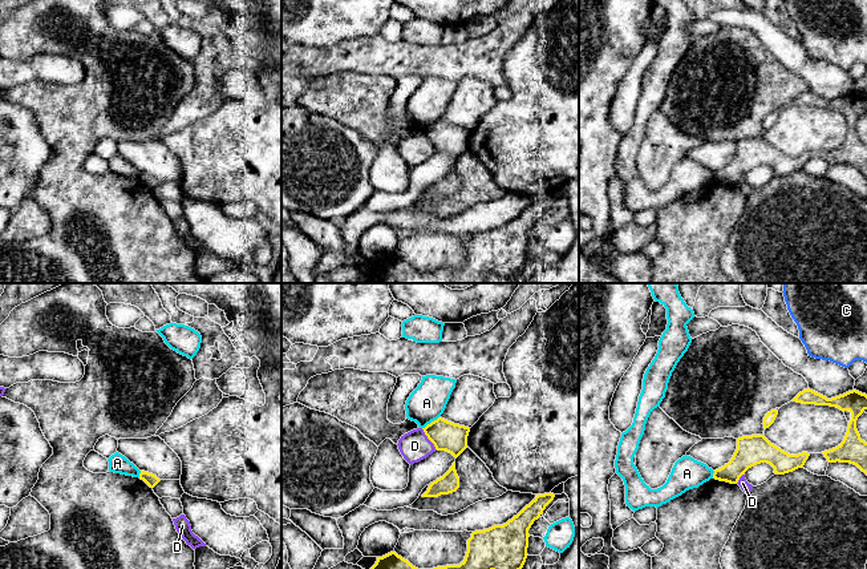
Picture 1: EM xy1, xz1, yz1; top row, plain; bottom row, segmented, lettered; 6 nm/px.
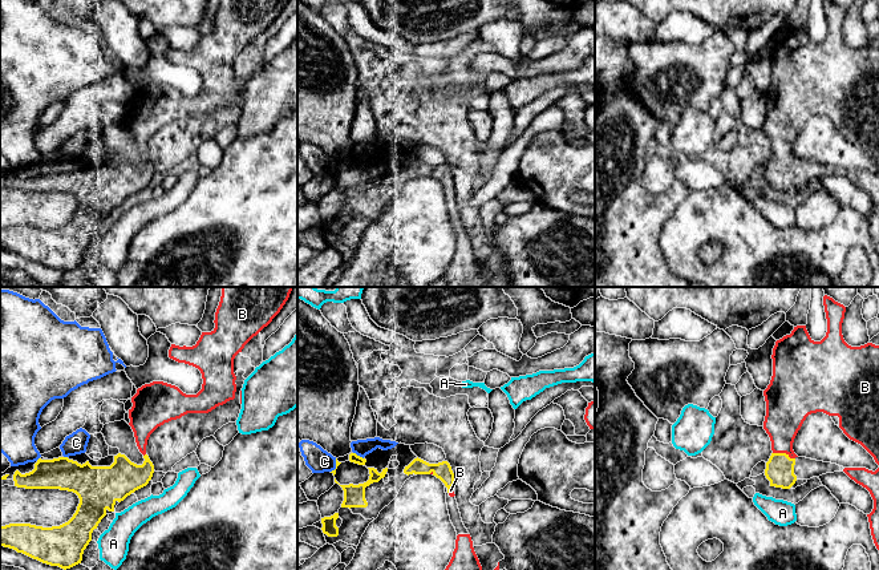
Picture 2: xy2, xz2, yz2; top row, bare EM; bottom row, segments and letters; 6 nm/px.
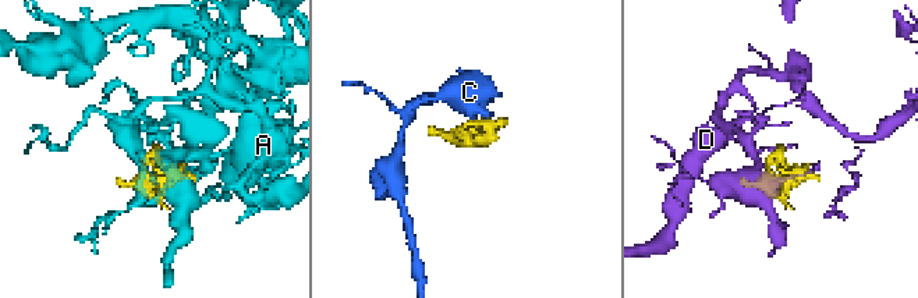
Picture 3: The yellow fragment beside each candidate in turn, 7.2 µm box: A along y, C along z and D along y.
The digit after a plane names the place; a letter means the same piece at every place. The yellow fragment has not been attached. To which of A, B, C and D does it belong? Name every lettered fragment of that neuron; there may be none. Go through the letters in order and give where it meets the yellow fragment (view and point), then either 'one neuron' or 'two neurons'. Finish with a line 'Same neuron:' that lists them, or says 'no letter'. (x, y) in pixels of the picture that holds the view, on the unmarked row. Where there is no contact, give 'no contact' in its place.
A: xz1 (432, 124) | two neurons
B: yz2 (784, 156) | one neuron
C: xz2 (359, 158) | two neurons
D: xz1 (428, 140) | two neurons
Same neuron: B

